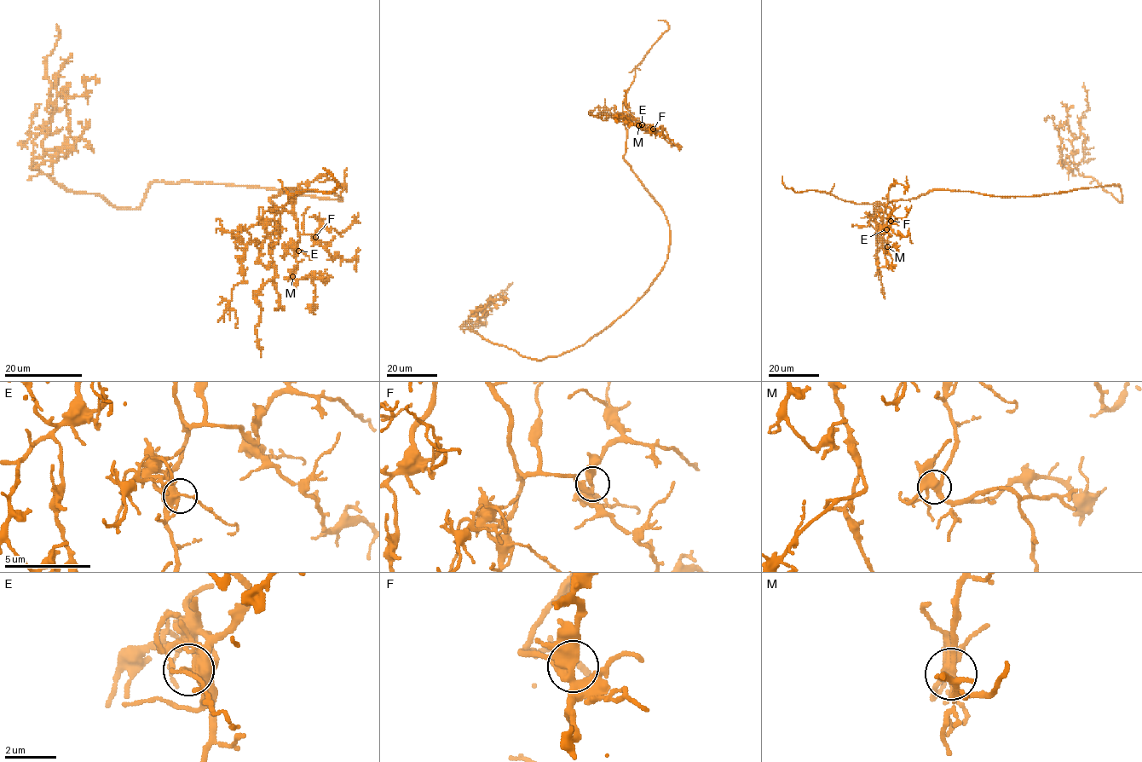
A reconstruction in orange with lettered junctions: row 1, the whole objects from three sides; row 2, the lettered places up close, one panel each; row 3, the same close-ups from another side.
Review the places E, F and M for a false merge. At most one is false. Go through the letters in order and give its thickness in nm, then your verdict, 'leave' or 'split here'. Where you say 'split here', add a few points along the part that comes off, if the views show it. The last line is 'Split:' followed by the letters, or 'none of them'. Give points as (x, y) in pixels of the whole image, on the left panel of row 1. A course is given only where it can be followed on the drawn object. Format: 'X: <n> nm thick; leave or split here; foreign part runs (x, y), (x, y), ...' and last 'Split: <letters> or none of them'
E: 220 nm thick; leave
F: 400 nm thick; leave
M: 400 nm thick; leave
Split: none of them

